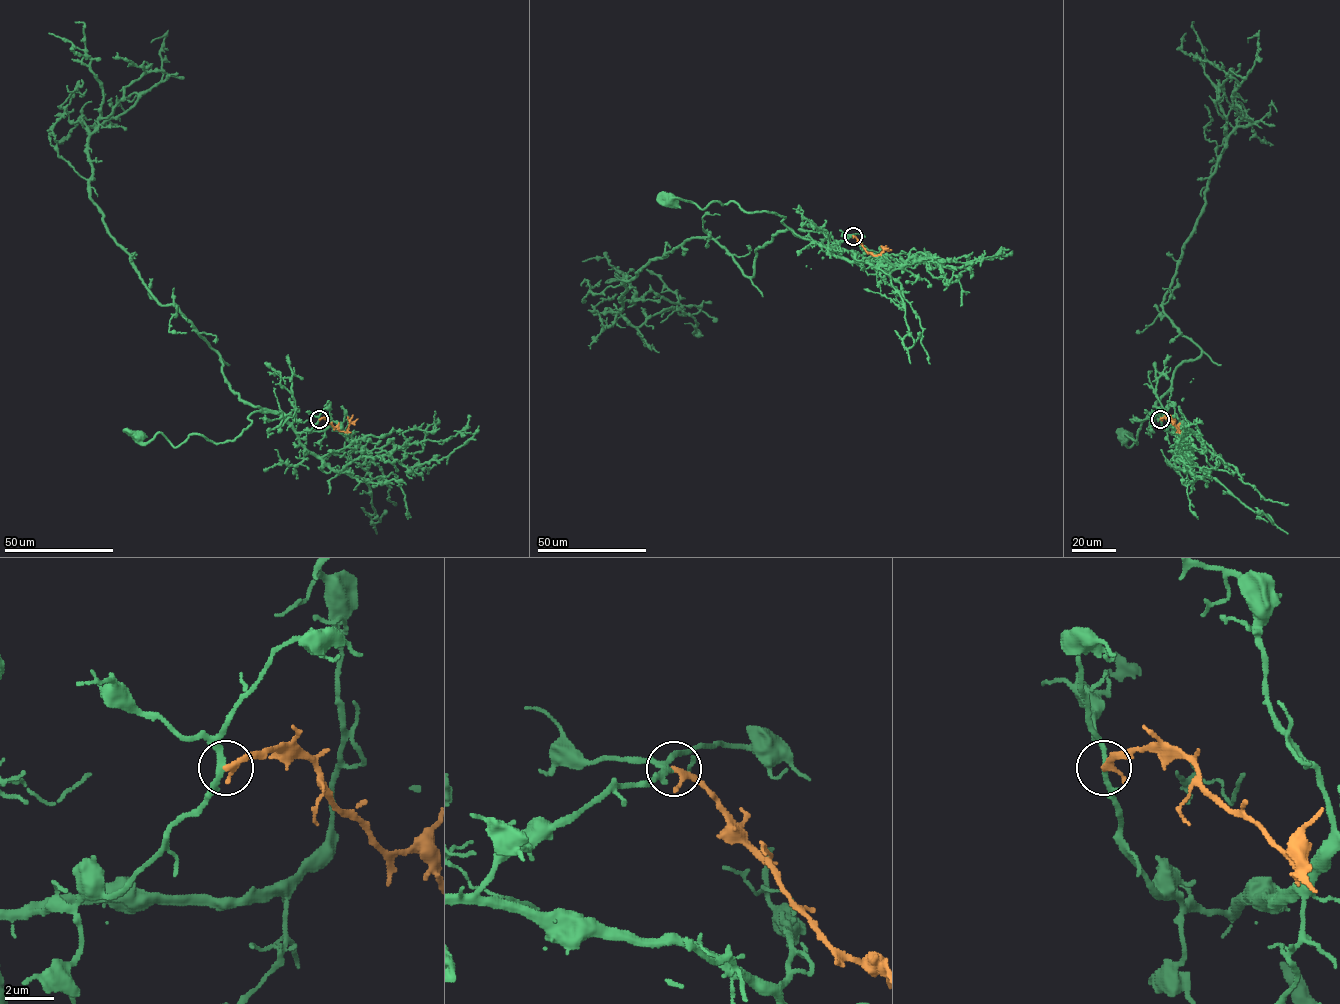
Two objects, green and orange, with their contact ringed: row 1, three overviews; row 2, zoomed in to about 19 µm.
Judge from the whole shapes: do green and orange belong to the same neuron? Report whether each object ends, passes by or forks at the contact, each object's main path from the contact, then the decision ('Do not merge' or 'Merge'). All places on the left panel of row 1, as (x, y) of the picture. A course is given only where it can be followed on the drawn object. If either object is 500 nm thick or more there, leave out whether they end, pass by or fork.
At the ring green passes by. At the ring orange passes by. Course of green: (319, 419), (297, 432), (254, 411), (231, 441), (195, 433), (175, 447), (137, 433). Course of orange: (319, 419), (326, 418), (334, 427), (346, 431), (352, 415). Do not merge

